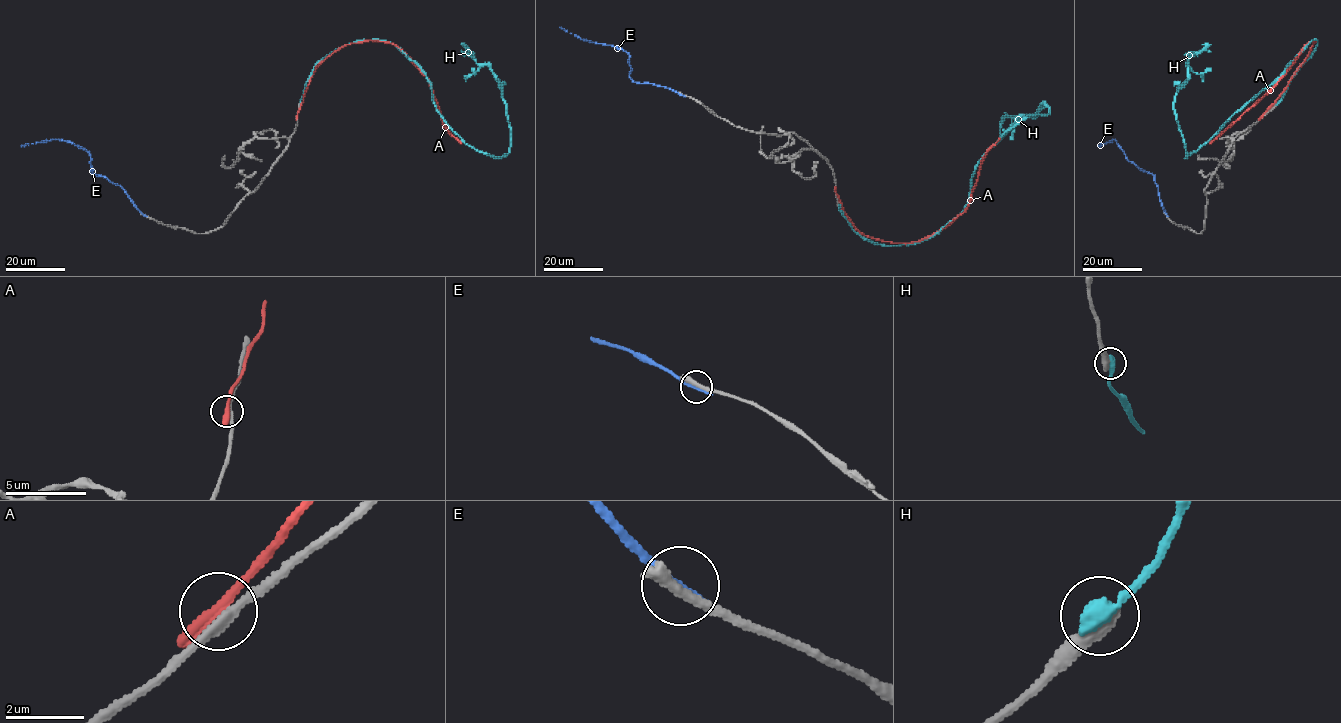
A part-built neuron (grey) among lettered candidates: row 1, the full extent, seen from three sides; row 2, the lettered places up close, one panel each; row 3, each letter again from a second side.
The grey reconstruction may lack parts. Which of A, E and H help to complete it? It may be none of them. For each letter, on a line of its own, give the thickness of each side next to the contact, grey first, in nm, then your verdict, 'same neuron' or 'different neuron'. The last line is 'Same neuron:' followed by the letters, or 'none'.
A: 280/280 nm | different neuron
E: 420/200 nm | different neuron
H: 440/480 nm | different neuron
Same neuron: none

